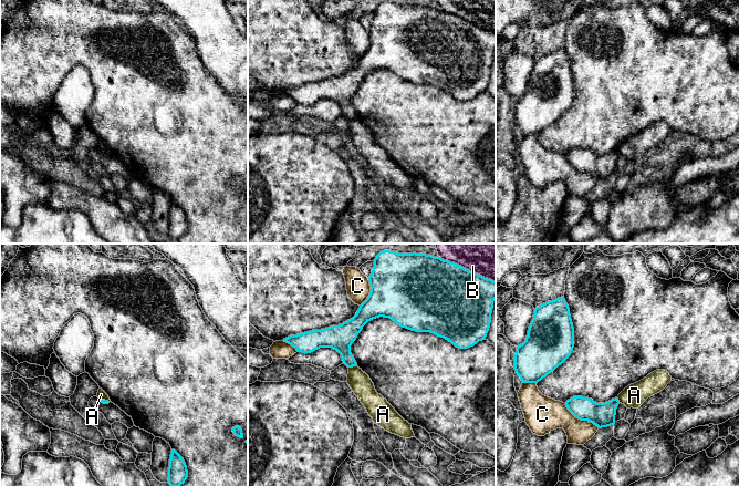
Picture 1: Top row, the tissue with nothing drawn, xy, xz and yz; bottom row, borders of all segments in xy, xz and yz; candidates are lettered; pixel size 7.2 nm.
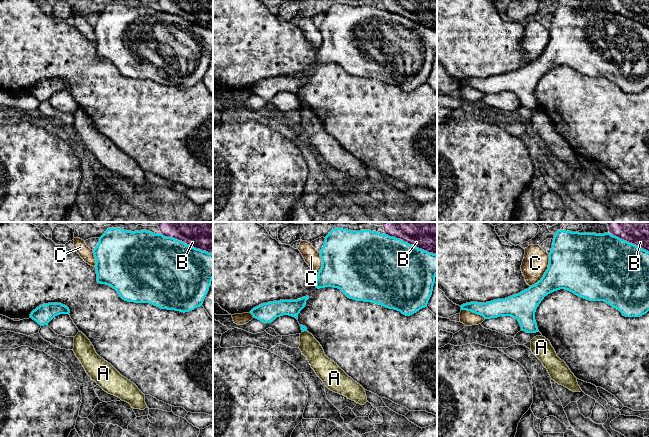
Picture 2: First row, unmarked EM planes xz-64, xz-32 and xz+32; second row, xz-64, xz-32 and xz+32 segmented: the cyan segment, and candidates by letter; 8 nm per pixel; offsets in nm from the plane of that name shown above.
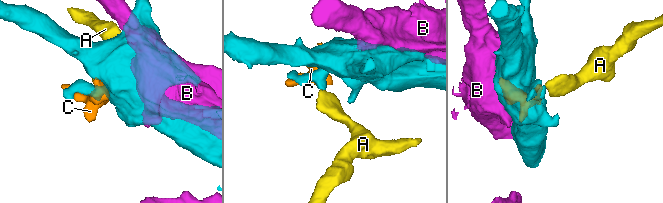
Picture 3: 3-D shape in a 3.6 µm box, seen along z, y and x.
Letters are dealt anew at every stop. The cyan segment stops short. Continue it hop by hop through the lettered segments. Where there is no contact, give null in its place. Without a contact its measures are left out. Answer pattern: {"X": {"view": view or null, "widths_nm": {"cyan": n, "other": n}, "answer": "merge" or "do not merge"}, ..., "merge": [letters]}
{"A": {"view": "xz", "widths_nm": {"cyan": 190, "other": 160}, "answer": "do not merge"}, "B": {"view": "xz", "widths_nm": {"cyan": 500, "other": 460}, "answer": "do not merge"}, "C": {"view": "yz", "widths_nm": {"cyan": 180, "other": 240}, "answer": "do not merge"}, "merge": []}

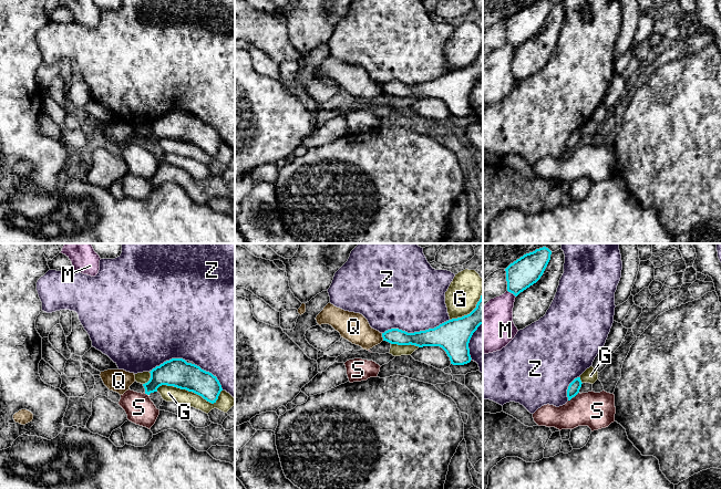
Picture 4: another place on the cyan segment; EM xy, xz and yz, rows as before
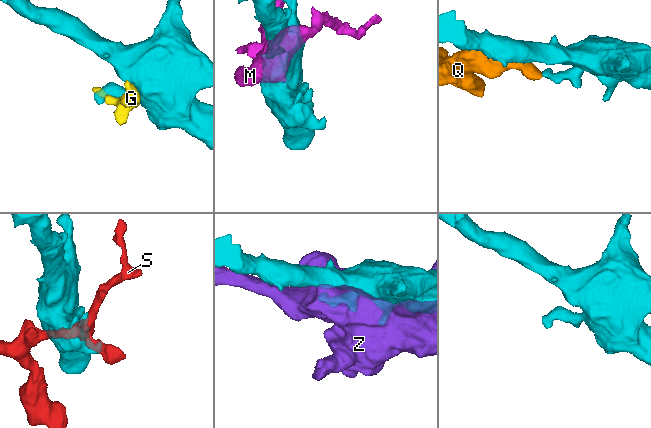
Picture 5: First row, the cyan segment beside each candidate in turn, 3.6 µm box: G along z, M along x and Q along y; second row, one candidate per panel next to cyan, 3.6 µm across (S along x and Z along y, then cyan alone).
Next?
{"G": {"view": "xy", "widths_nm": {"cyan": 200, "other": 110}, "answer": "do not merge"}, "M": {"view": "yz", "widths_nm": {"cyan": 220, "other": 220}, "answer": "do not merge"}, "Q": {"view": "xz", "widths_nm": {"cyan": 110, "other": 200}, "answer": "do not merge"}, "S": {"view": "yz", "widths_nm": {"cyan": 90, "other": 260}, "answer": "do not merge"}, "Z": {"view": "xz", "widths_nm": {"cyan": 220, "other": 480}, "answer": "do not merge"}, "merge": []}

